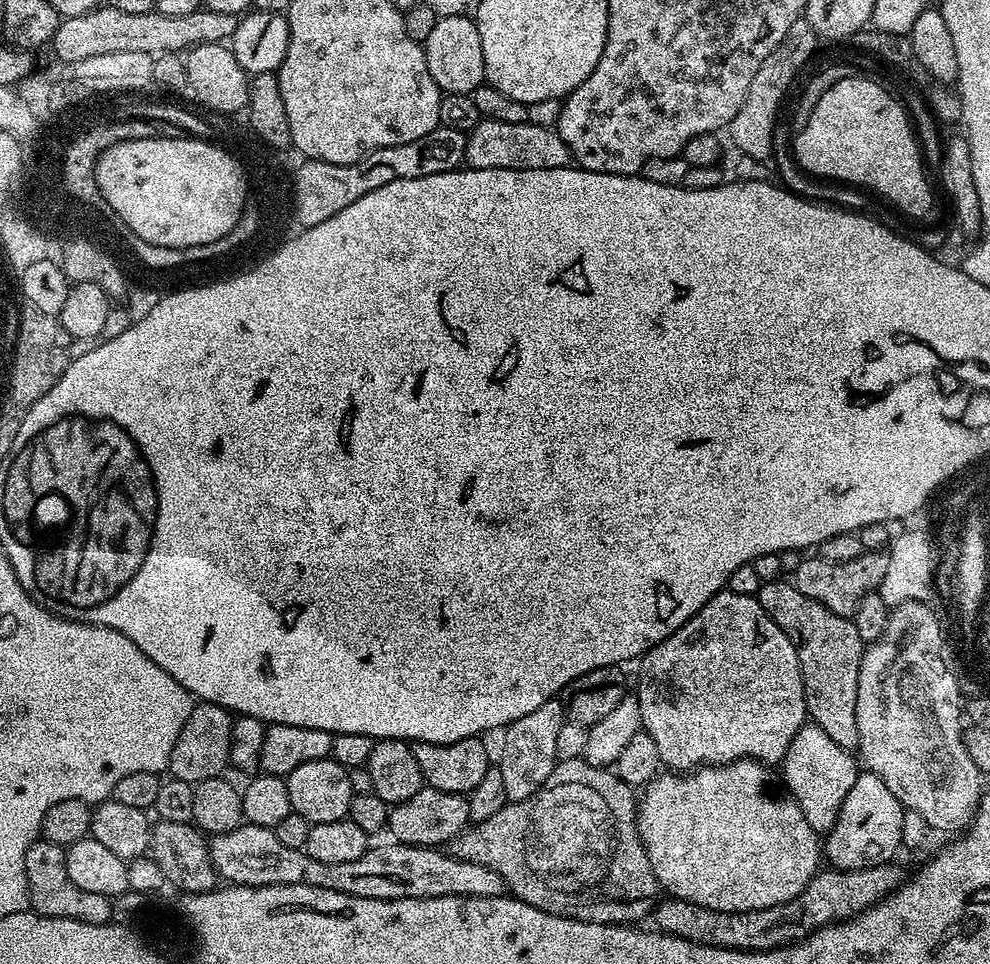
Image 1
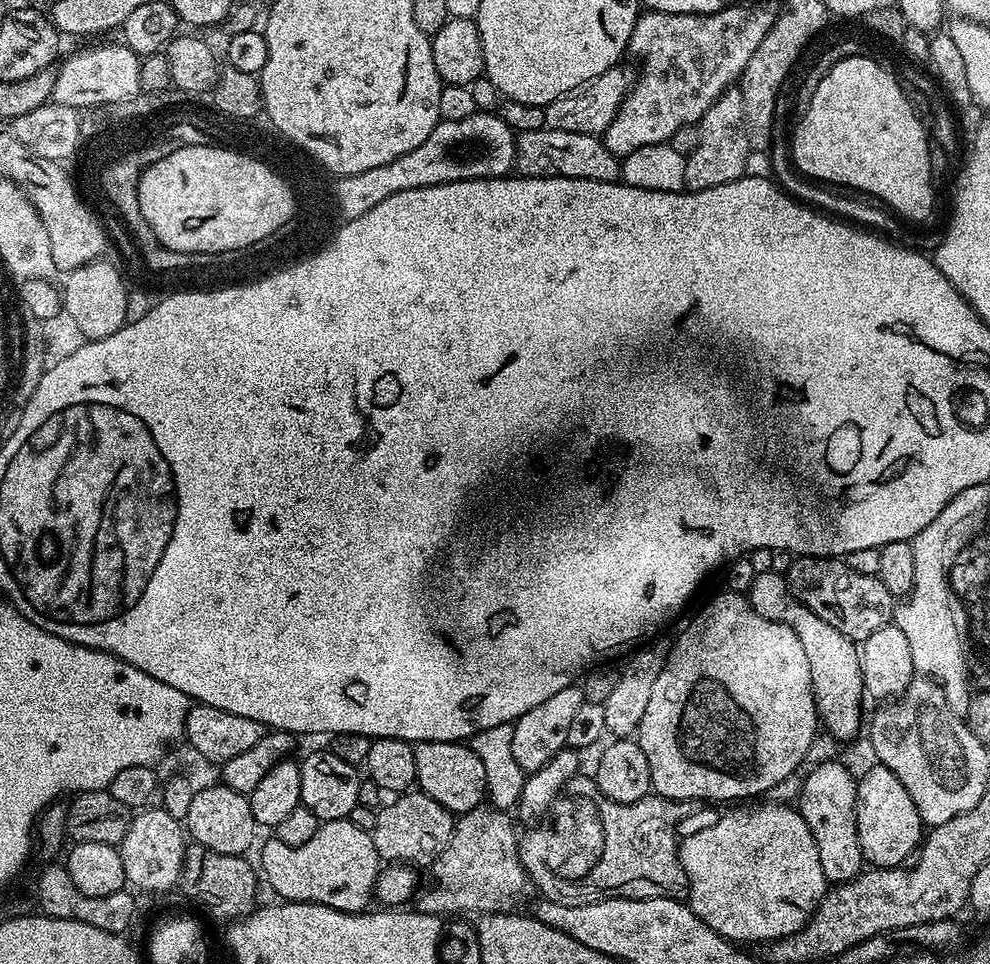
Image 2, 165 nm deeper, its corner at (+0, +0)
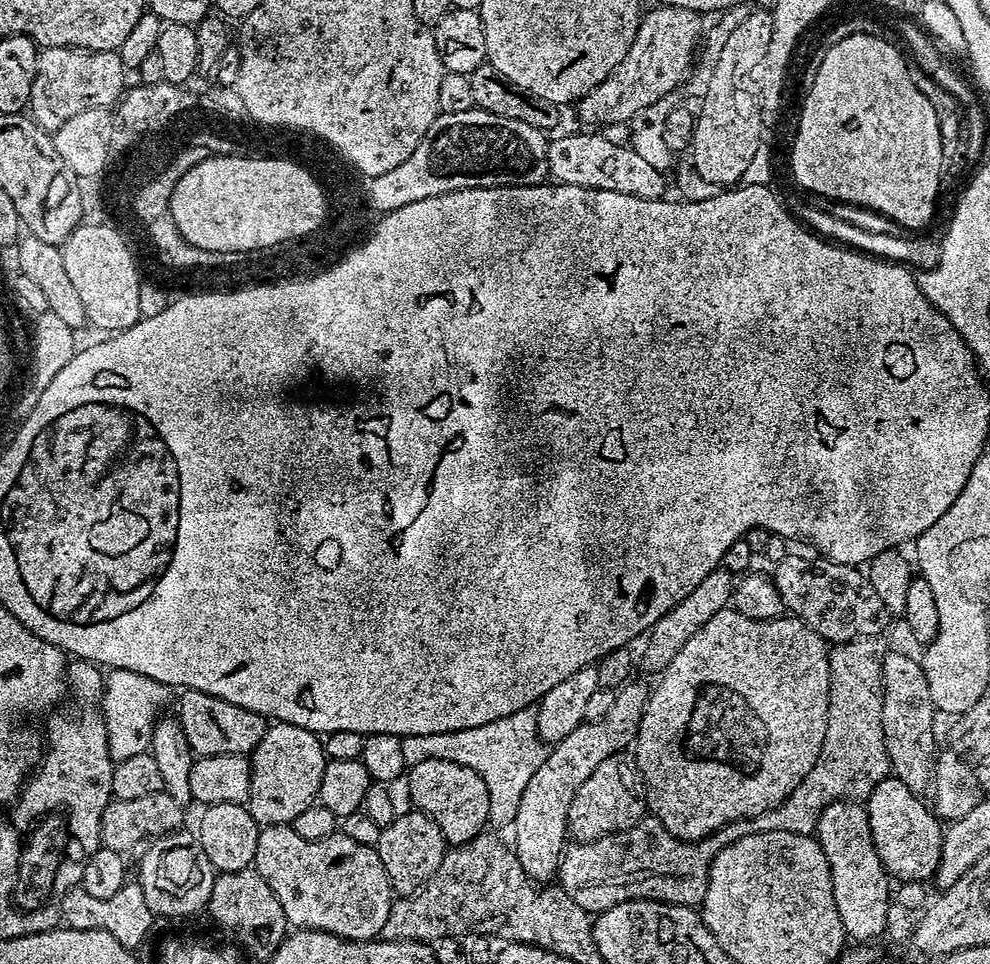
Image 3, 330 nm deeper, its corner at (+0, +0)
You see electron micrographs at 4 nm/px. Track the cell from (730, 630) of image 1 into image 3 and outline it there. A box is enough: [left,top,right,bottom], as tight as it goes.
[634,606,830,842]

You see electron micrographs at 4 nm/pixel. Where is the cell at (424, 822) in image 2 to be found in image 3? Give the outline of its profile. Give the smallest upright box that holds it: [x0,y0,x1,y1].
[375,810,446,894]

